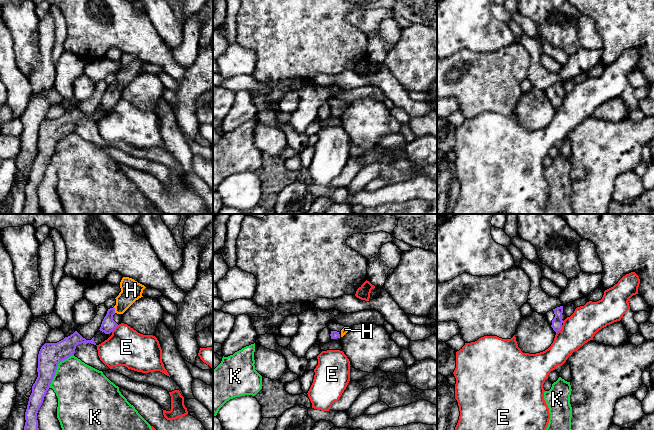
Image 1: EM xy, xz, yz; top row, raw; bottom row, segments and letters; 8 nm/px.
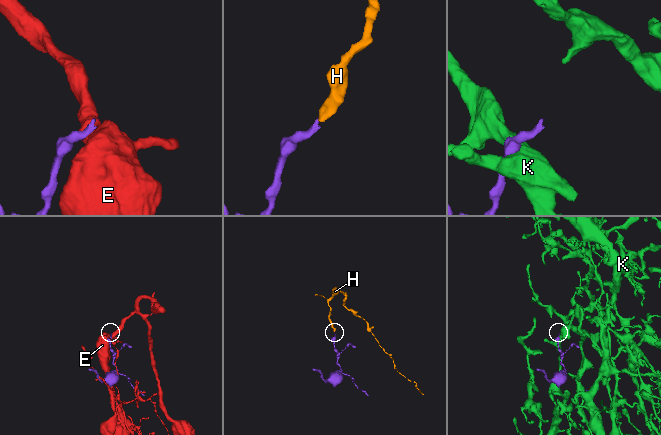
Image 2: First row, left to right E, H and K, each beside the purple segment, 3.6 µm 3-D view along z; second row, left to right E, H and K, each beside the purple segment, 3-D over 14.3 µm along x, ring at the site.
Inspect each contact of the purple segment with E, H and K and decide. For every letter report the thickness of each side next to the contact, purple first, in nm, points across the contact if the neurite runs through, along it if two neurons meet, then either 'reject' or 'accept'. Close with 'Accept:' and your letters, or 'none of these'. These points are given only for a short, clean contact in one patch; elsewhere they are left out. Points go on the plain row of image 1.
E: 80/240 nm | along yz (562, 101), (556, 109) | reject
H: 110/170 nm | across xy (108, 100), (109, 91), (114, 86), (131, 66) | accept
K: 190/400 nm | reject
Accept: H

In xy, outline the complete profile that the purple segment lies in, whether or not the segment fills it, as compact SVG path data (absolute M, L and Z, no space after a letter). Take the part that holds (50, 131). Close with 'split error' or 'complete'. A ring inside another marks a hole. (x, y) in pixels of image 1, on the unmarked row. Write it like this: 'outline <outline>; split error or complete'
outline M77 107L57 119L45 119L38 130L38 153L32 162L25 188L25 202L22 214L40 214L37 189L44 173L50 164L51 157L56 149L58 140L73 132L76 122L82 119L96 121L94 113L86 116Z; complete

